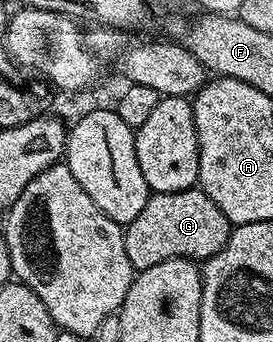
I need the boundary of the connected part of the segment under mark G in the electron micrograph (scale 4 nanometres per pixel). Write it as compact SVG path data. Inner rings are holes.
M200 188L183 192L150 193L147 204L143 204L143 212L139 212L139 216L135 216L135 220L131 220L124 227L127 260L131 260L133 269L137 272L172 258L204 260L215 256L215 252L219 252L223 244L227 244L230 229L231 223L227 220L227 216L223 216L219 204L215 204L215 200L211 200L211 196L207 196Z

